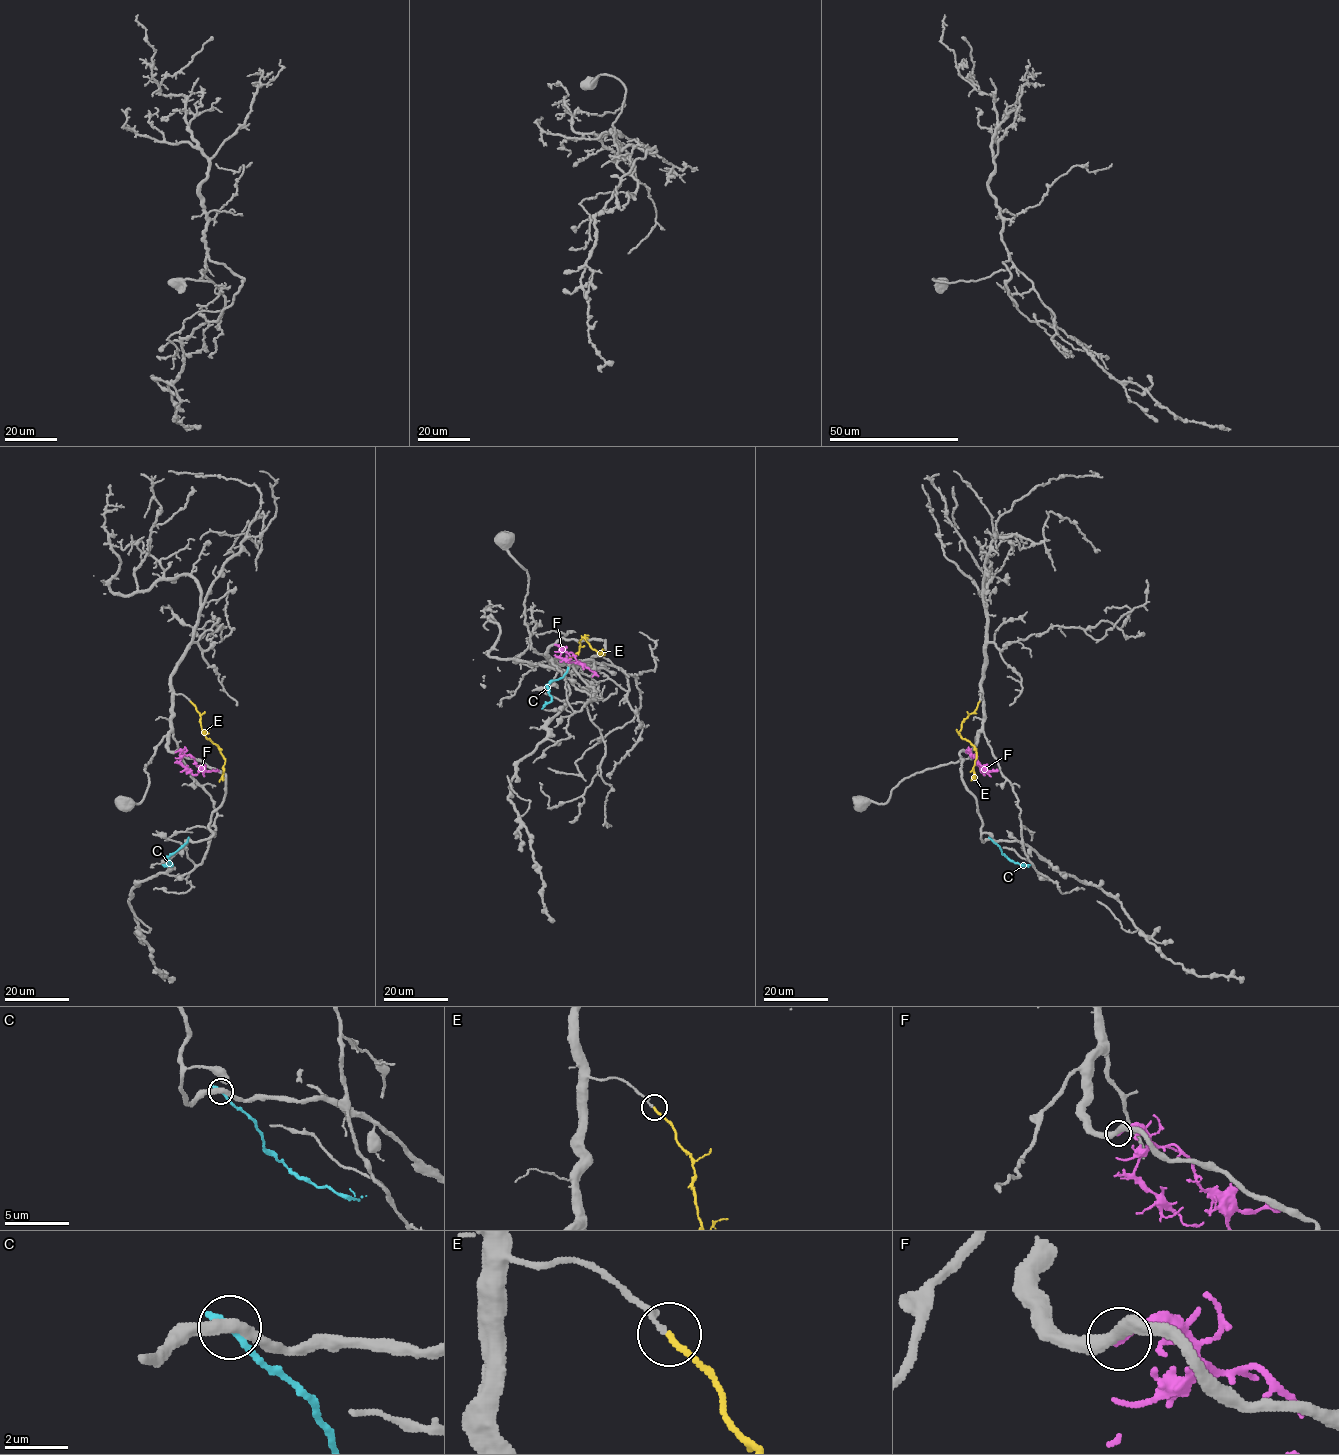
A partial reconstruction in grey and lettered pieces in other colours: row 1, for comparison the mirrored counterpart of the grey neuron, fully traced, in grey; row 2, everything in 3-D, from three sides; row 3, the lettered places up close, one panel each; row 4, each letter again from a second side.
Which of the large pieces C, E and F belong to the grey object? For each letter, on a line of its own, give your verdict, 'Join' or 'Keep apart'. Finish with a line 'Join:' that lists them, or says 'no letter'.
C: Keep apart
E: Join
F: Keep apart
Join: E

